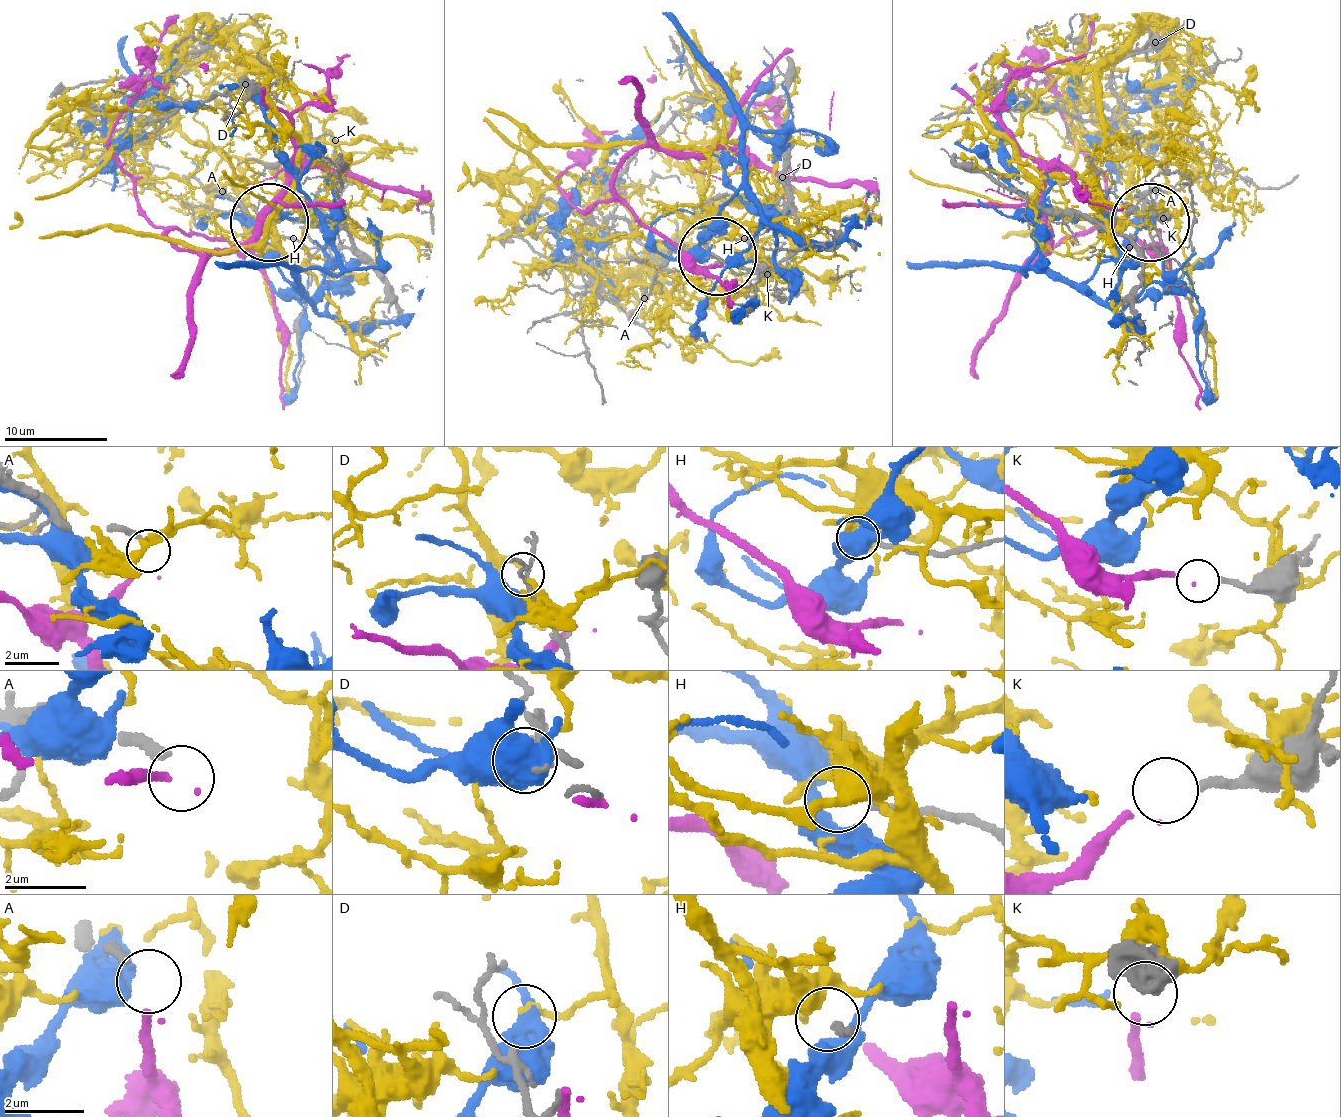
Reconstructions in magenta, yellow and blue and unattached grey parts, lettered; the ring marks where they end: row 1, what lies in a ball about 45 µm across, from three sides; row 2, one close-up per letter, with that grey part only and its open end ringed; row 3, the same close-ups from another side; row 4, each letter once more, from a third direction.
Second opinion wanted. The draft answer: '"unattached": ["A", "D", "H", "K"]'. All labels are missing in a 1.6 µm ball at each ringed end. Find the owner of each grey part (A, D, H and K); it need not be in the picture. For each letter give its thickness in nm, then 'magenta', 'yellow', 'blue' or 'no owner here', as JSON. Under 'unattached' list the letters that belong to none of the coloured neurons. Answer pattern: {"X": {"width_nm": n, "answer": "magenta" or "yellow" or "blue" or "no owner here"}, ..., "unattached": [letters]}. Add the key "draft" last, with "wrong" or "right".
{"A": {"width_nm": 220, "answer": "no owner here"}, "D": {"width_nm": 140, "answer": "no owner here"}, "H": {"width_nm": 180, "answer": "no owner here"}, "K": {"width_nm": 200, "answer": "magenta"}, "unattached": ["A", "D", "H"], "draft": "wrong"}

